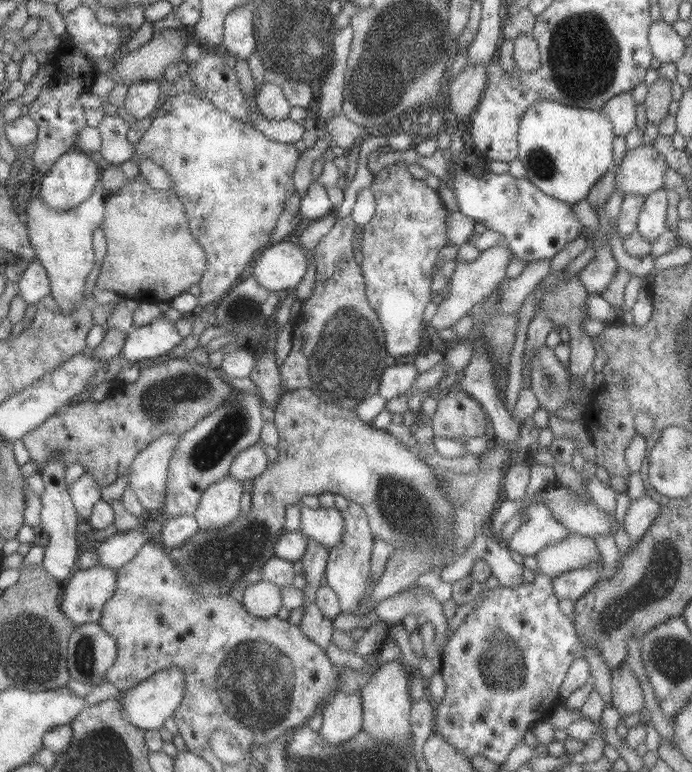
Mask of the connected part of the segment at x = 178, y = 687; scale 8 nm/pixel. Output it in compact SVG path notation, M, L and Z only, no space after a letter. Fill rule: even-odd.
M172 667L151 676L138 686L128 691L122 691L121 702L125 706L127 717L144 730L160 730L166 726L170 718L177 716L187 695L189 682L186 673L178 667Z

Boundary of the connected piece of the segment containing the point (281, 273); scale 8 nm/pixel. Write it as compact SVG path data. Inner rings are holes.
M282 242L264 252L254 276L266 288L288 293L304 282L309 264L302 246L294 242Z

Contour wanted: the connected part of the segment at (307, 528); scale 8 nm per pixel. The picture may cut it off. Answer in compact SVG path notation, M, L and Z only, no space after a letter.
M302 505L302 534L331 549L342 545L346 535L346 518L336 507L315 510Z

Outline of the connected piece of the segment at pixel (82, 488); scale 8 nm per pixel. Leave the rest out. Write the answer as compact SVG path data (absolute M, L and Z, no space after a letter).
M88 472L82 479L70 486L82 524L92 519L94 511L97 510L97 505L103 502L102 488L102 484L98 483L94 479L94 475Z

